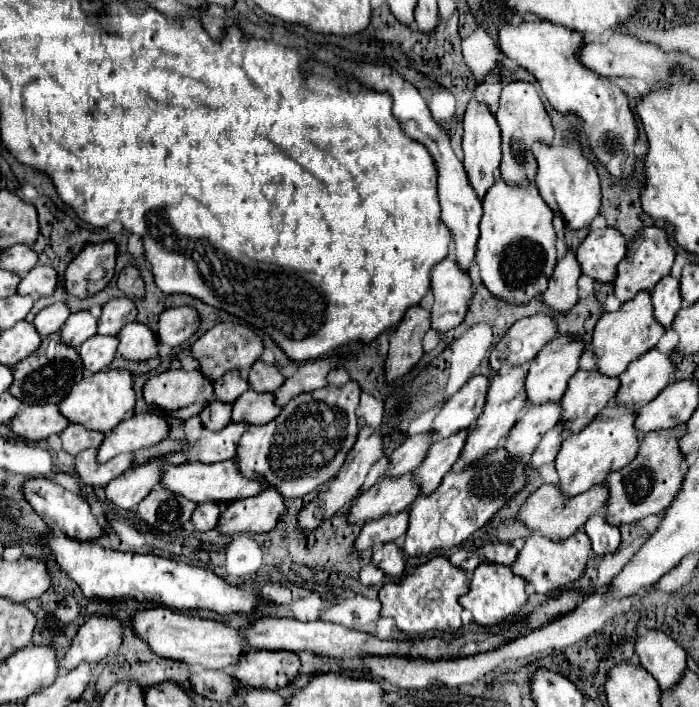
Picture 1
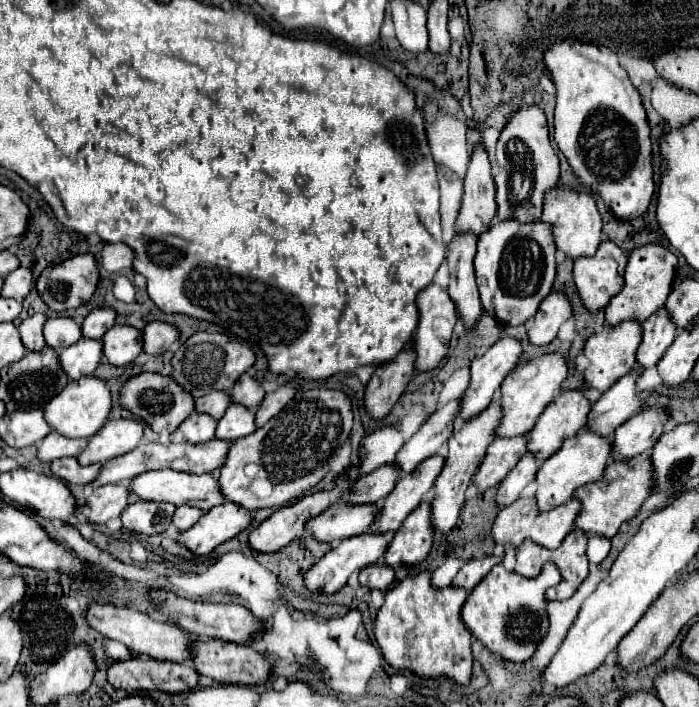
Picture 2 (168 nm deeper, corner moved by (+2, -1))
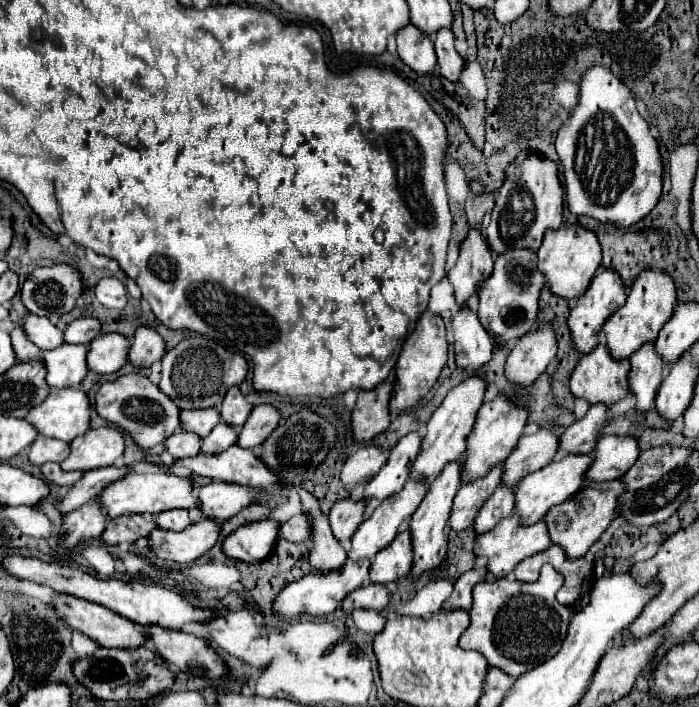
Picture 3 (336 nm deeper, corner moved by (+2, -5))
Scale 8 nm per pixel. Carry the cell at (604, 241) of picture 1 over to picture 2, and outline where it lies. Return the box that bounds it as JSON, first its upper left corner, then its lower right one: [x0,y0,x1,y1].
[574,238,628,310]

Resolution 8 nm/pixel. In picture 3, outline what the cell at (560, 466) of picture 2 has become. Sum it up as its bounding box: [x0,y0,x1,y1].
[514,454,592,526]

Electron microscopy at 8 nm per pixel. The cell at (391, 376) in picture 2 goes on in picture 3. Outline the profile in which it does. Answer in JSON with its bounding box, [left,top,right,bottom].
[352,382,392,442]

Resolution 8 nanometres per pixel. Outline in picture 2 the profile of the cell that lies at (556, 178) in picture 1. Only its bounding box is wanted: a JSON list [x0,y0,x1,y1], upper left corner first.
[542,186,602,258]

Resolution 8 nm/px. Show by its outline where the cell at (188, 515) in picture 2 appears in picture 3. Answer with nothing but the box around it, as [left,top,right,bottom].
[156,508,190,532]

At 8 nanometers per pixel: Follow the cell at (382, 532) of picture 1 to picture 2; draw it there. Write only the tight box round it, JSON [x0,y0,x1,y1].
[304,530,392,594]

